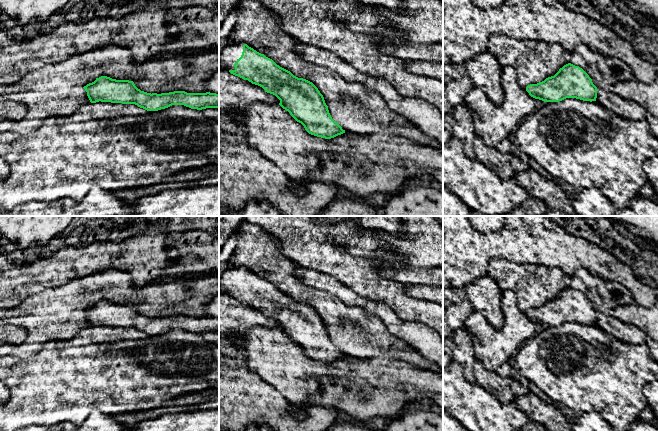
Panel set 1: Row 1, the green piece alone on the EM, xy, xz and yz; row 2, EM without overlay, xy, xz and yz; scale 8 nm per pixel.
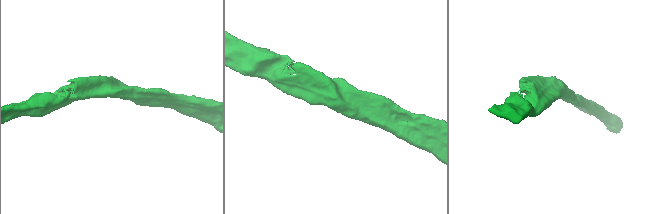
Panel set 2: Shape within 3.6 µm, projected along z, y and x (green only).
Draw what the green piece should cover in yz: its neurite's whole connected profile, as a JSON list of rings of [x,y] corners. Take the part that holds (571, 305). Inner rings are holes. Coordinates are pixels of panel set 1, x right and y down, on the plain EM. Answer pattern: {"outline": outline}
{"outline": [[[564,289],[551,301],[526,311],[529,319],[546,326],[559,326],[566,322],[596,325],[597,311],[589,299],[579,290]]]}

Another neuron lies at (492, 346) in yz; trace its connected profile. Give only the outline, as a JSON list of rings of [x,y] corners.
[[[503,291],[501,309],[504,321],[500,328],[493,327],[483,314],[475,311],[464,322],[464,327],[470,333],[475,359],[486,370],[493,372],[515,356],[535,333],[536,323],[520,310],[513,291]]]

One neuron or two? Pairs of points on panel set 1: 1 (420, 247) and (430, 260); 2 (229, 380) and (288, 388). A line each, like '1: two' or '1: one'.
1: one
2: two

